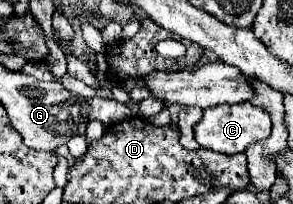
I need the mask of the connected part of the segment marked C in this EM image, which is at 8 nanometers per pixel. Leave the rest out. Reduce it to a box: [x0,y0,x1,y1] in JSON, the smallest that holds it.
[195,101,271,155]

